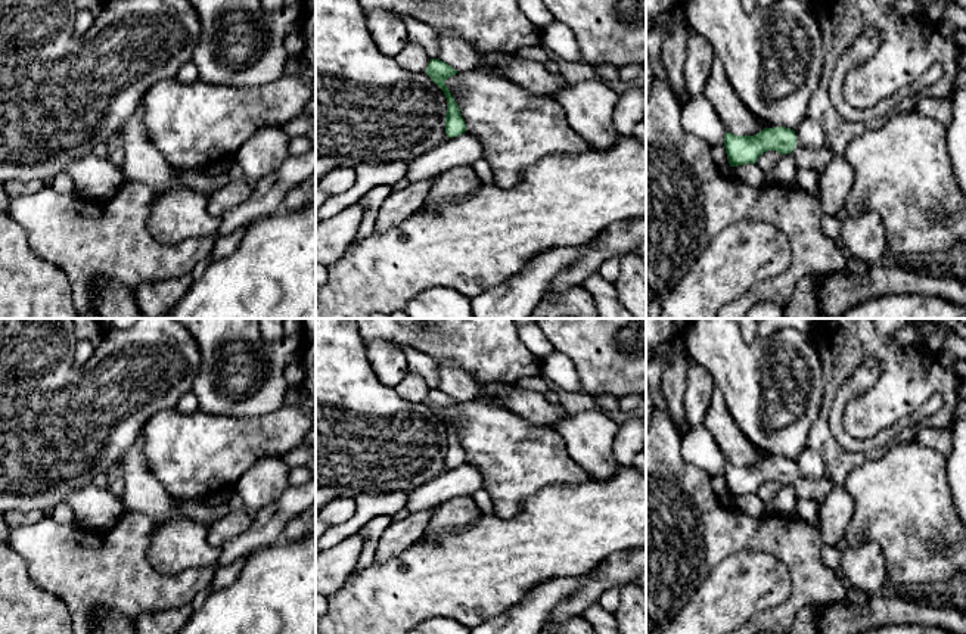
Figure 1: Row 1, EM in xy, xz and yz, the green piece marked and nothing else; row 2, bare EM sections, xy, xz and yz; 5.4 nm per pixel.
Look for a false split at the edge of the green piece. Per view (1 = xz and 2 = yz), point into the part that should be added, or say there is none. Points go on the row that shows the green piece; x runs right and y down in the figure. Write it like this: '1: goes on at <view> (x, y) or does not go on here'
1: does not go on here
2: goes on at yz (807, 158)

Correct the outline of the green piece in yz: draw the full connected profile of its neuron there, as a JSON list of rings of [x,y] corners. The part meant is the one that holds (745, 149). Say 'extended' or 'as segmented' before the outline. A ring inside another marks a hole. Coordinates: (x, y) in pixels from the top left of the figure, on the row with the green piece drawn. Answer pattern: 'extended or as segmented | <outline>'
extended | [[[786,127],[764,128],[754,136],[734,136],[726,133],[724,147],[730,167],[755,164],[767,150],[782,155],[793,153],[799,168],[821,170],[833,155],[827,144],[819,149],[799,149],[795,146],[795,131]]]

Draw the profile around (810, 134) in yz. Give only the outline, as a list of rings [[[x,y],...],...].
[[[805,116],[795,130],[796,143],[795,147],[799,149],[819,149],[826,144],[826,131],[823,125]]]

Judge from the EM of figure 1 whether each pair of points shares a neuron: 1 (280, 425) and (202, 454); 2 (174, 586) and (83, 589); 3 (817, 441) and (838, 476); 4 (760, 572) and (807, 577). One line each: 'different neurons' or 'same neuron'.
1: same neuron
2: same neuron
3: same neuron
4: different neurons

